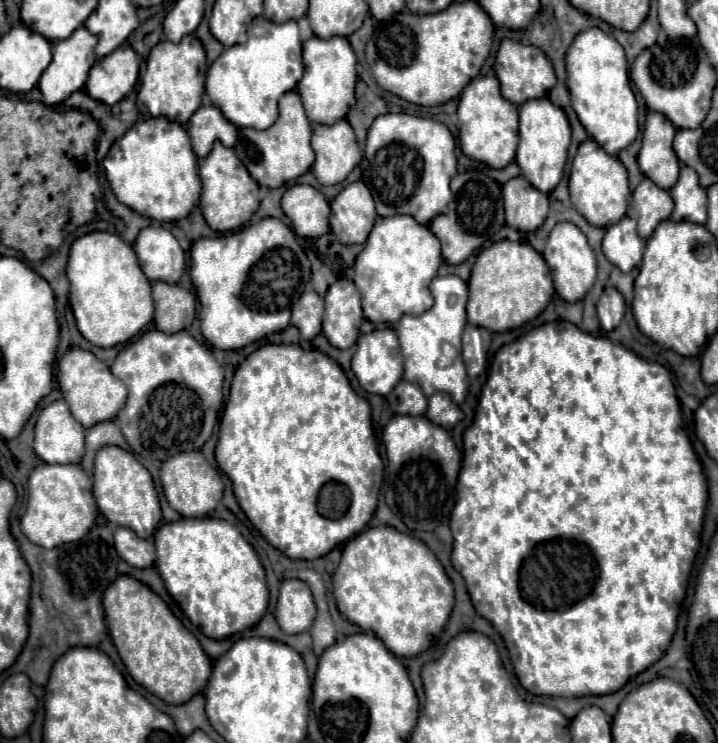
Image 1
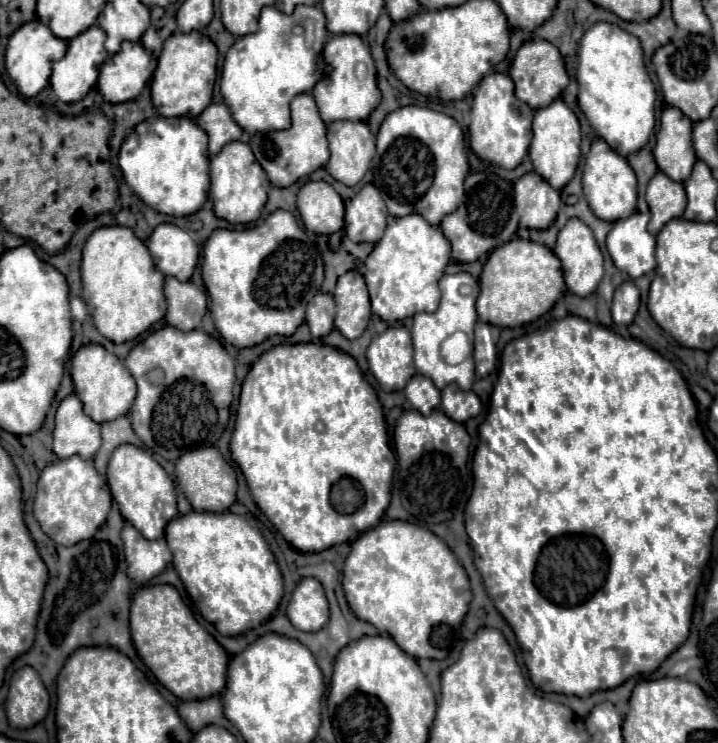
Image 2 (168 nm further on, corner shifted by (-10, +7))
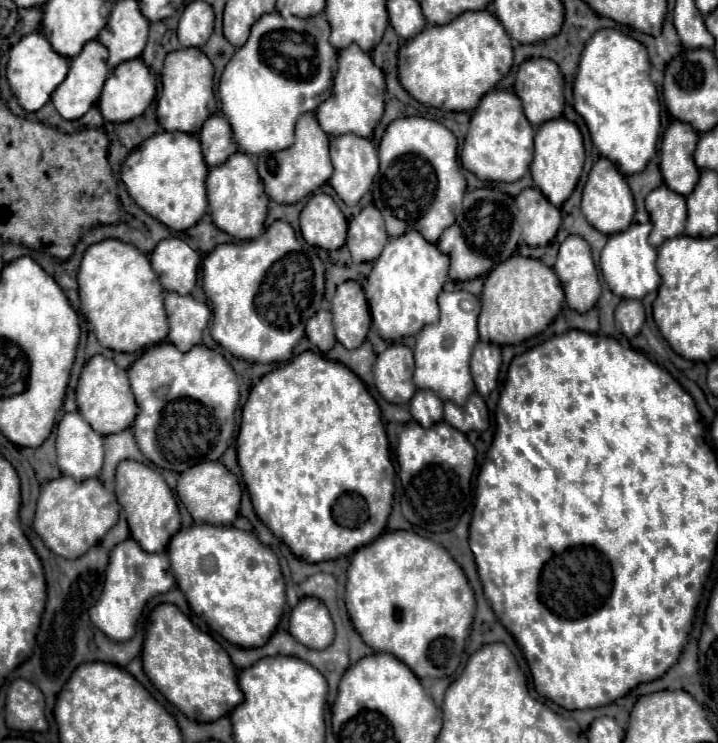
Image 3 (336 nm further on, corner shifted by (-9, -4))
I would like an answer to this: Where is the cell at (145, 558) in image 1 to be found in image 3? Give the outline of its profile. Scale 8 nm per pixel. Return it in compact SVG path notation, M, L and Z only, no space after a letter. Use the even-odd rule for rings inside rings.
M125 539L111 551L111 561L107 567L107 581L105 591L101 593L101 599L97 601L97 607L89 611L93 623L109 635L113 641L127 641L135 633L137 619L141 617L147 601L159 593L167 593L175 587L175 577L169 565L167 553L147 553L141 551L139 543L135 539Z

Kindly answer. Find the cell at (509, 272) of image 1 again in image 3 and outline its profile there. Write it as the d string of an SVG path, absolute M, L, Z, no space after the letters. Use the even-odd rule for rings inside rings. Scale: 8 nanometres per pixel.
M513 255L485 277L478 319L479 338L497 345L517 345L541 333L561 311L563 299L561 283L551 267L539 259Z

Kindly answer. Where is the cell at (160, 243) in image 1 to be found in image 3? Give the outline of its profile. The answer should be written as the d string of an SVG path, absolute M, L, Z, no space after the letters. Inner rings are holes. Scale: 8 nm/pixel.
M169 237L157 243L151 253L151 267L159 275L165 291L189 295L197 283L199 253L179 237Z

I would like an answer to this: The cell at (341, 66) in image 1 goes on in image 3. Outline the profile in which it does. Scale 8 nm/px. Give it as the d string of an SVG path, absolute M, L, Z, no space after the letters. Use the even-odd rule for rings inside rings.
M355 43L349 45L347 49L339 51L339 69L335 75L335 85L333 85L333 95L323 101L315 117L321 125L321 129L327 135L343 135L343 133L353 133L361 137L371 137L375 125L379 123L385 107L385 79L383 71L375 67L371 57L363 53Z

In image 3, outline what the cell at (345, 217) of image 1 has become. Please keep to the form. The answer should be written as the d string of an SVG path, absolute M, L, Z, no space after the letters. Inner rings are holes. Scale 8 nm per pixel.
M367 205L361 209L359 215L355 215L349 221L347 247L355 263L375 261L381 255L387 241L389 235L385 231L385 221L377 207Z

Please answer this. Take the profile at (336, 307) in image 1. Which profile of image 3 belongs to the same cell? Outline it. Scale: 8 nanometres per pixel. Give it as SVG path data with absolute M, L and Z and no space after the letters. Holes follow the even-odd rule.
M345 281L337 287L337 293L331 301L331 315L337 341L347 349L361 347L371 325L371 315L359 283Z

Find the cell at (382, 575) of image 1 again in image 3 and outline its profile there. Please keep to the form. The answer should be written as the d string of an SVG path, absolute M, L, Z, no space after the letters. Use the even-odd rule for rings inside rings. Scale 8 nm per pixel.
M385 531L373 543L353 553L345 589L349 617L369 647L397 655L417 677L447 677L459 667L475 615L475 597L463 569L447 549L413 531Z

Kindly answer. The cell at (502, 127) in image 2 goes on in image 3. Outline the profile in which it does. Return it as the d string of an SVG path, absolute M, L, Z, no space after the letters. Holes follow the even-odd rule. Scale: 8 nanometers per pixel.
M489 91L477 105L465 145L461 151L461 163L465 169L487 181L519 181L533 159L533 135L535 127L525 119L521 111L521 99L513 91Z

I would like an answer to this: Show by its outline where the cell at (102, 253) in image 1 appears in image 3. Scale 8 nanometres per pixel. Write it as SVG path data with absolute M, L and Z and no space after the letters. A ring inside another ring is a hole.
M105 239L91 245L83 255L77 281L81 313L91 321L103 347L131 353L165 341L169 327L163 307L163 287L157 283L147 255L139 249L119 239Z

